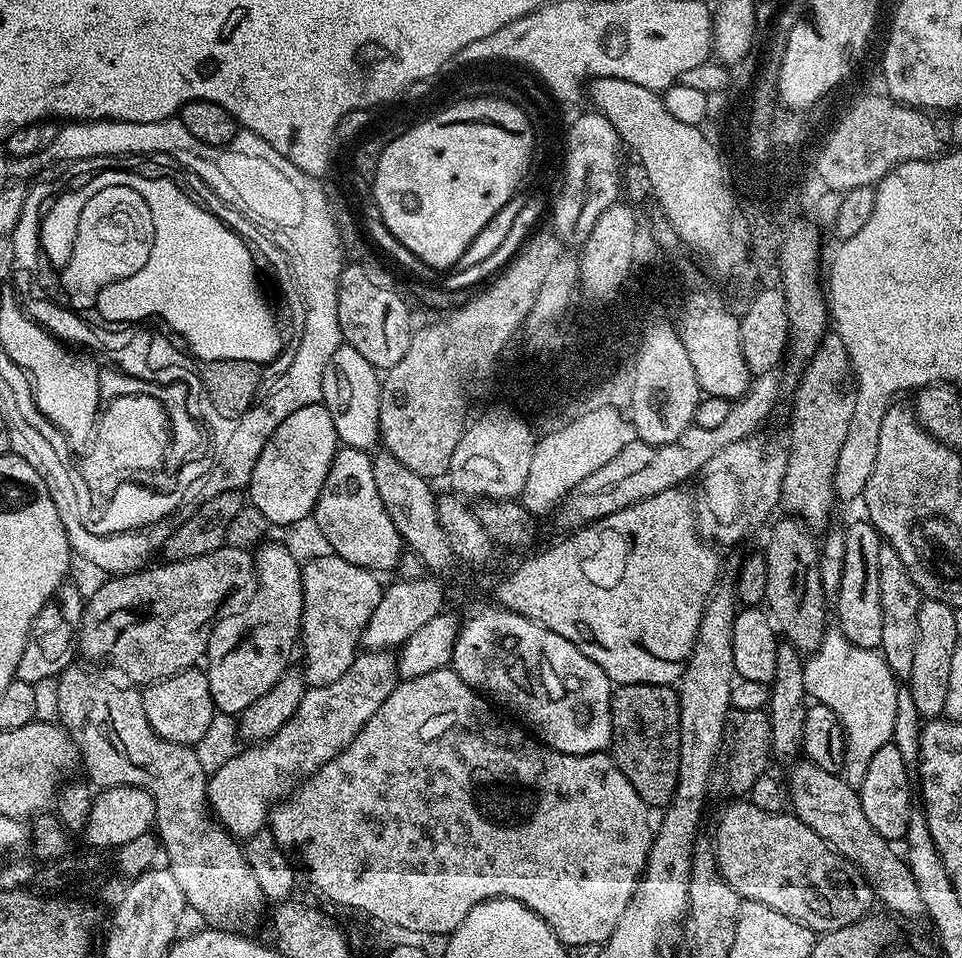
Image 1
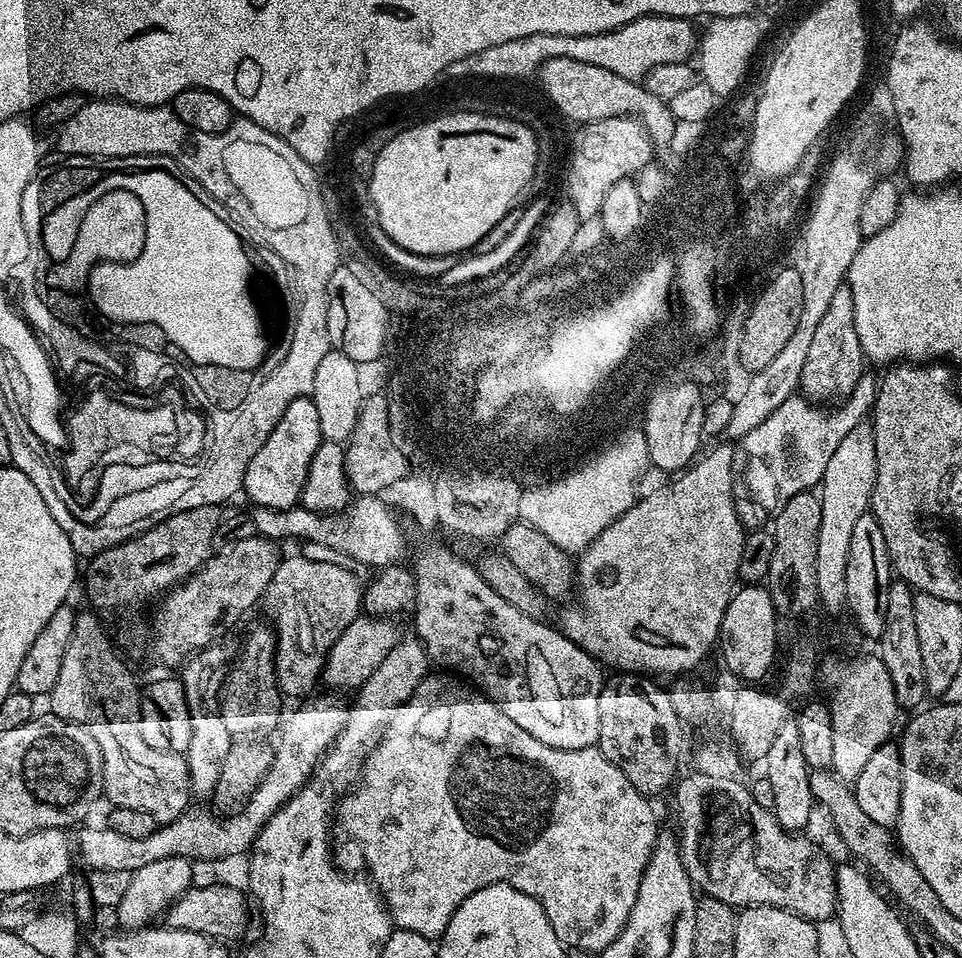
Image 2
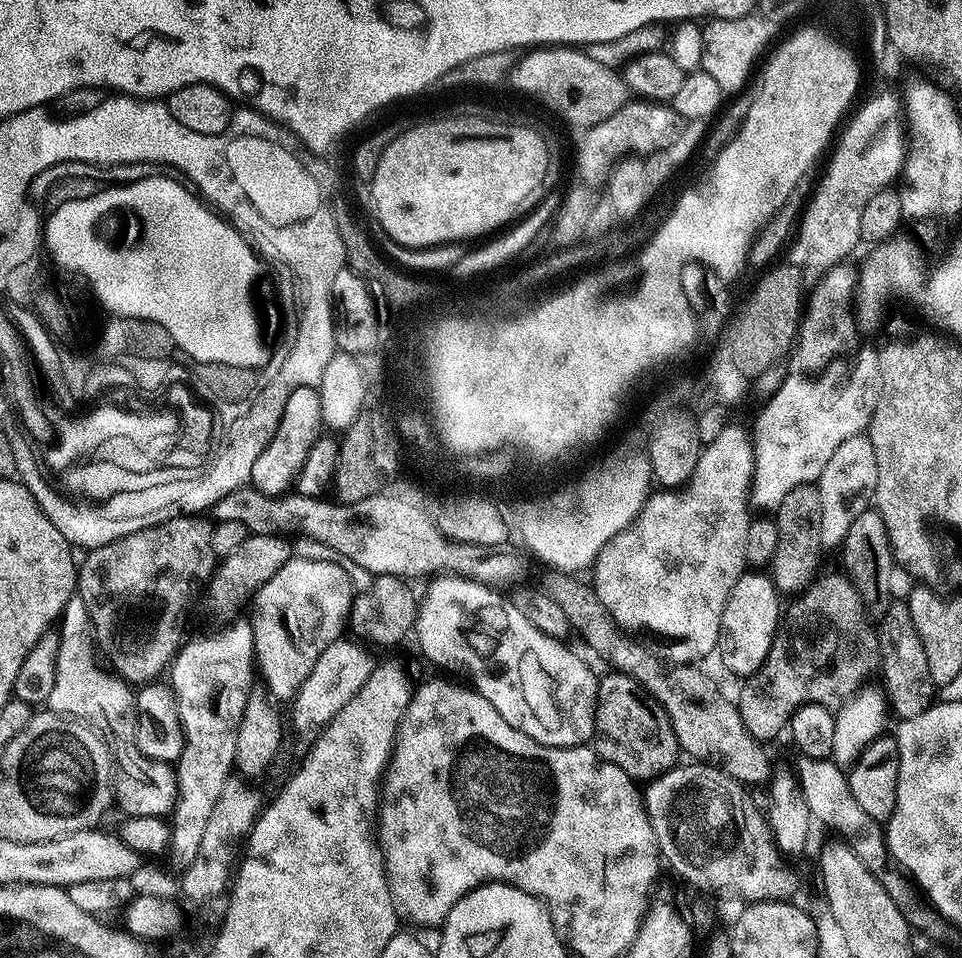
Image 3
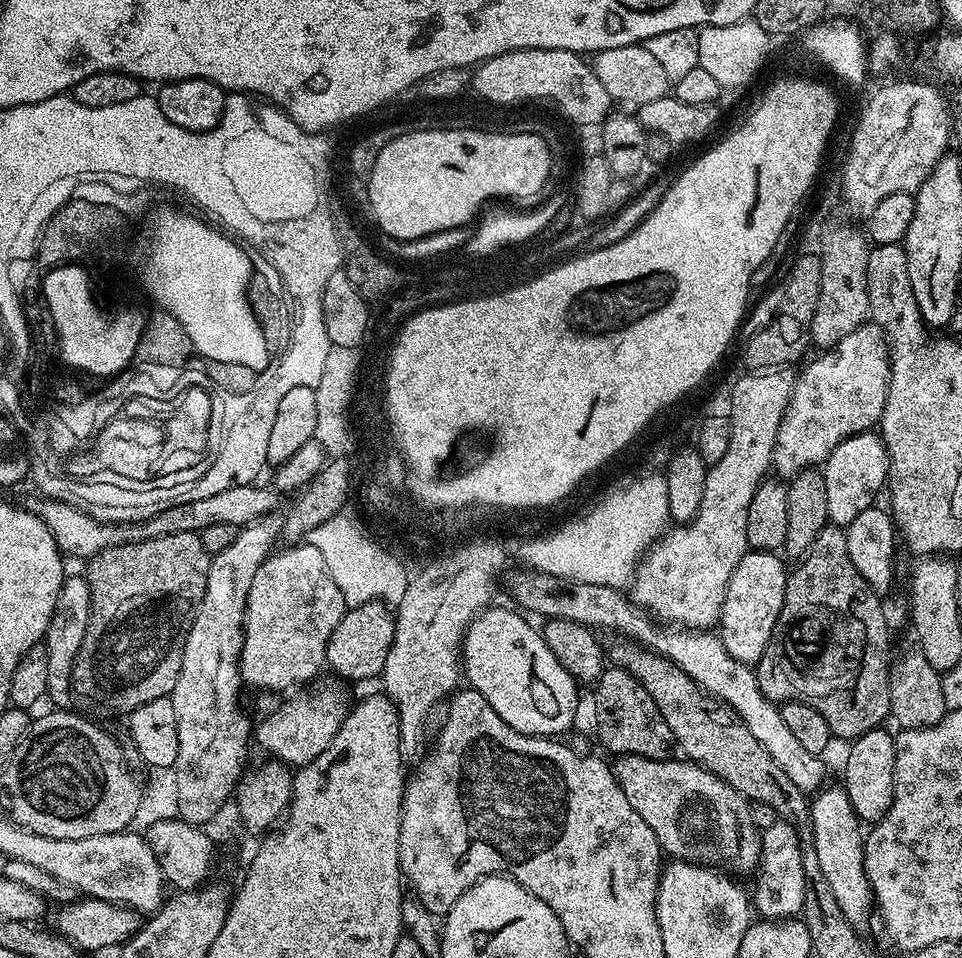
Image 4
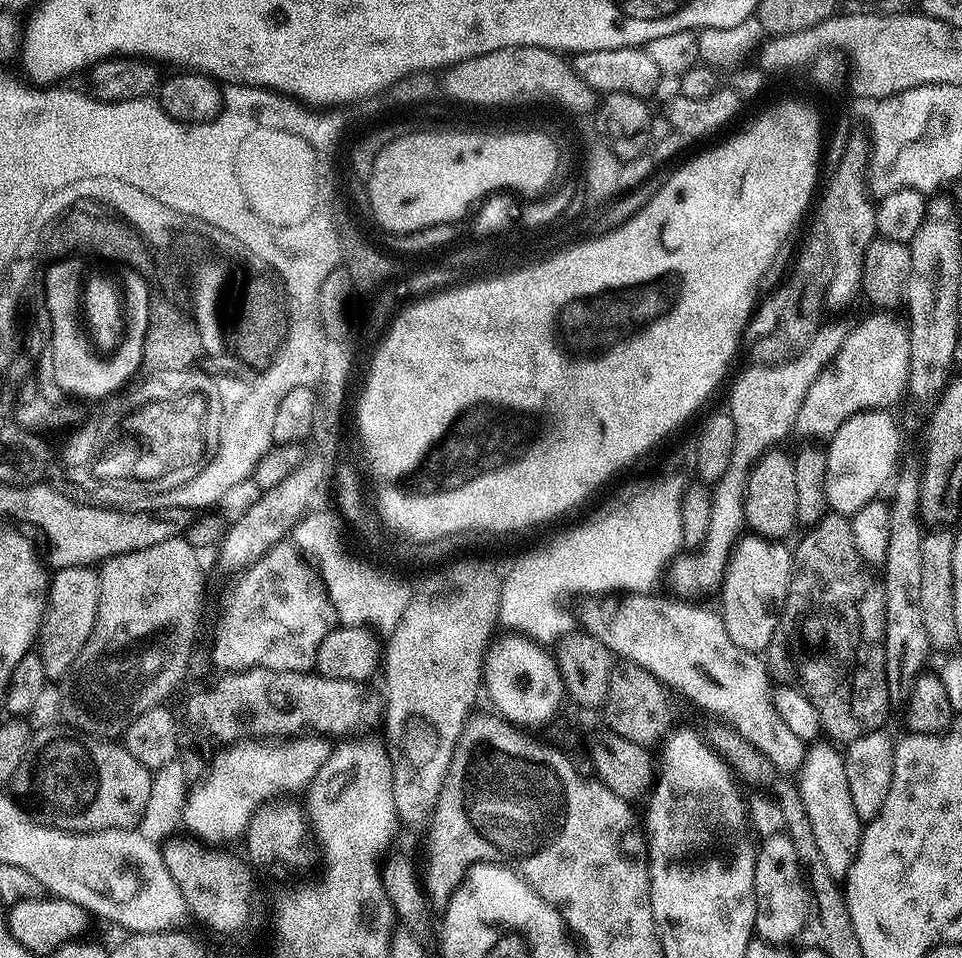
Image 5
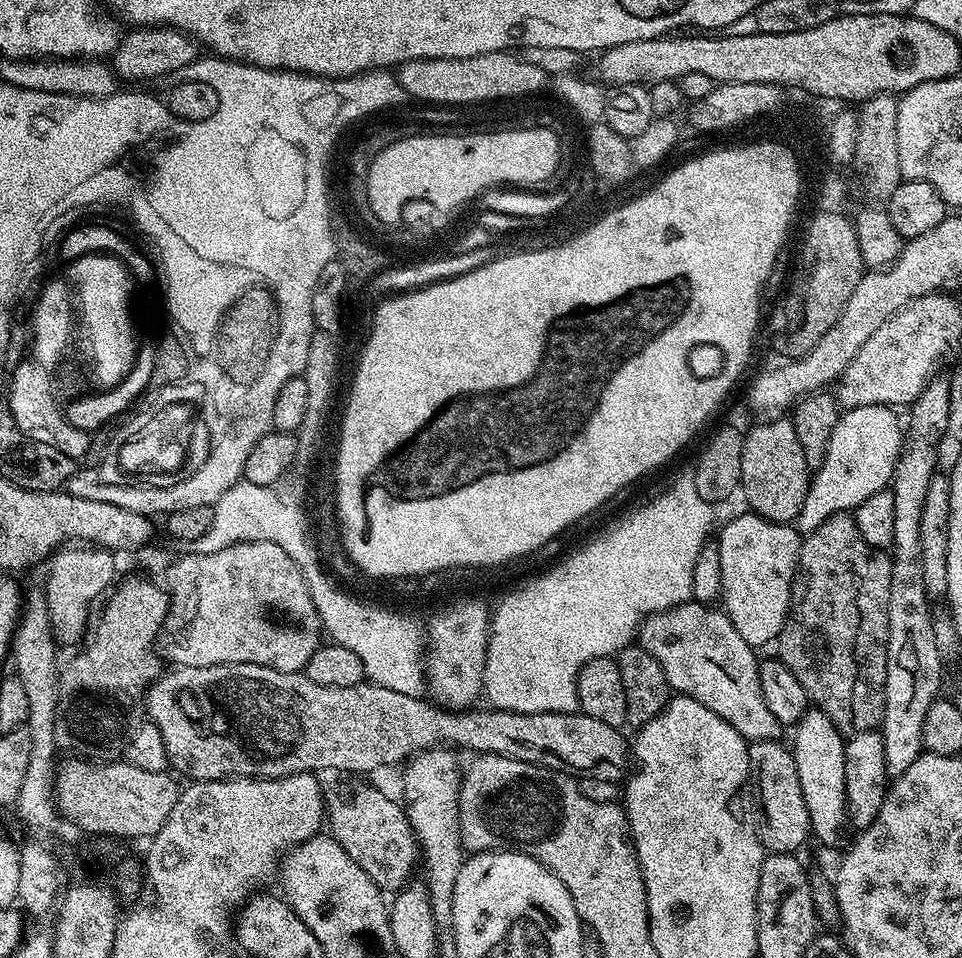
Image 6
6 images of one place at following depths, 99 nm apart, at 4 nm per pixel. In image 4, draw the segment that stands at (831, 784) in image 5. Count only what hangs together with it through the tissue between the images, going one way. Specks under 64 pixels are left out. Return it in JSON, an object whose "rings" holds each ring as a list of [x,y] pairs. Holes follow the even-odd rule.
{"rings":[[[823,787],[810,800],[812,814],[812,845],[816,851],[816,861],[830,882],[830,890],[834,890],[834,898],[838,898],[838,906],[842,906],[842,914],[851,924],[863,926],[872,911],[872,895],[868,875],[864,869],[865,833],[860,833],[862,821],[856,816],[854,806],[850,806],[850,798],[843,787]]]}

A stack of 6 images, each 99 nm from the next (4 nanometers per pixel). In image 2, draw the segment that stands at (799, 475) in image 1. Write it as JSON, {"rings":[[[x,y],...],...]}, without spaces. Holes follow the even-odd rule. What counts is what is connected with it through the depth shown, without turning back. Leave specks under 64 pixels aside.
{"rings":[[[841,286],[834,290],[834,298],[830,298],[830,306],[814,330],[814,339],[806,353],[806,363],[802,365],[799,391],[813,402],[836,402],[847,398],[859,389],[856,387],[864,376],[864,364],[866,357],[854,326],[854,296],[848,287]]]}

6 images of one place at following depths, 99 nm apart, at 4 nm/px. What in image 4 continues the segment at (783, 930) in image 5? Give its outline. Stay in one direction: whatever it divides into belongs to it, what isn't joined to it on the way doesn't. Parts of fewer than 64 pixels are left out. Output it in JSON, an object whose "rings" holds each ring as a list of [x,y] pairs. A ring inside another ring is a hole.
{"rings":[[[777,818],[774,826],[763,829],[760,837],[758,875],[755,877],[757,880],[754,908],[765,920],[796,918],[804,911],[804,895],[808,889],[808,879],[804,873],[804,859],[800,845],[800,833],[796,825],[783,818]]]}

